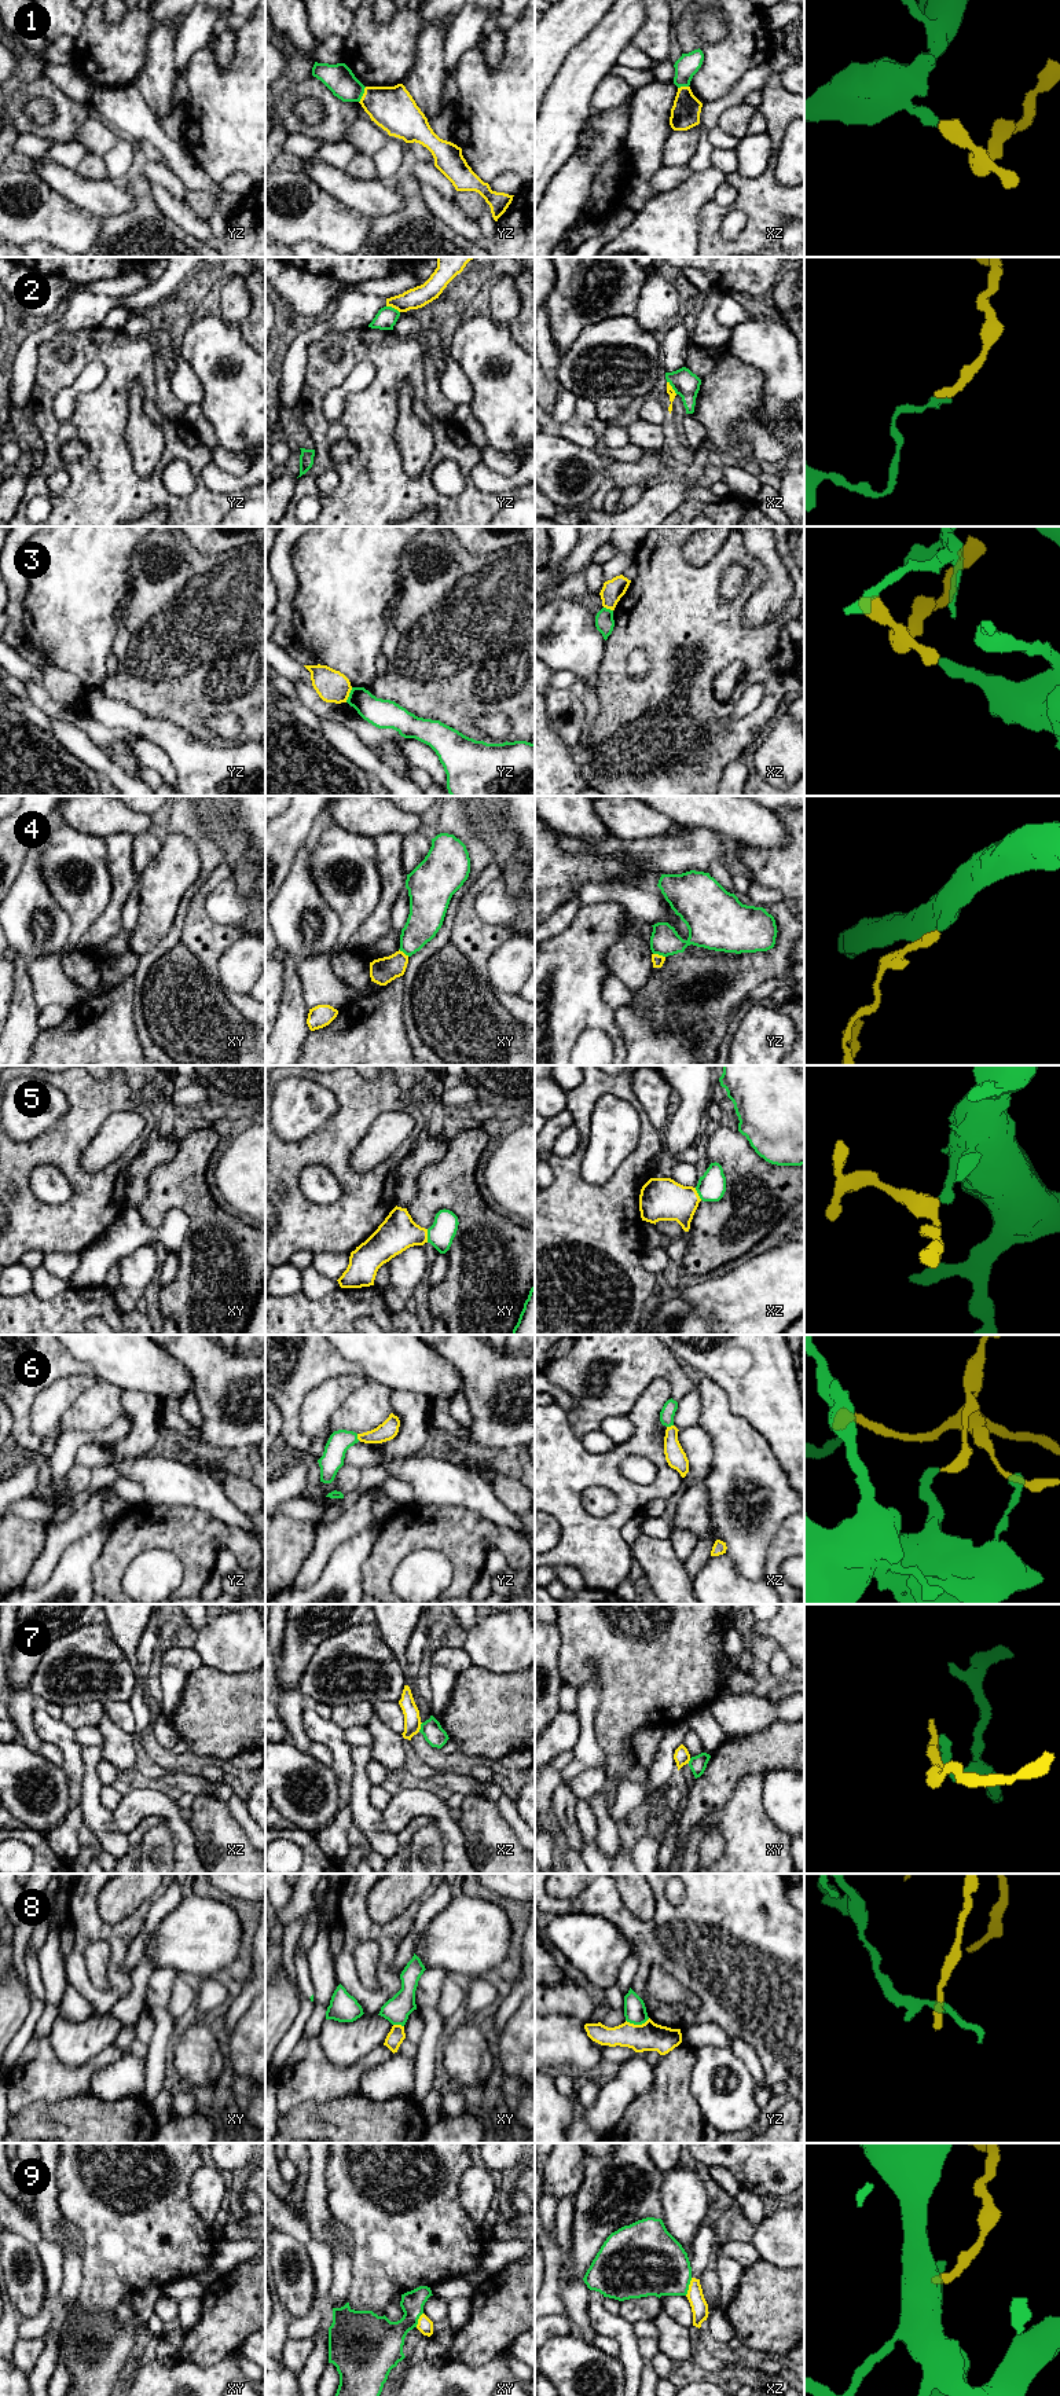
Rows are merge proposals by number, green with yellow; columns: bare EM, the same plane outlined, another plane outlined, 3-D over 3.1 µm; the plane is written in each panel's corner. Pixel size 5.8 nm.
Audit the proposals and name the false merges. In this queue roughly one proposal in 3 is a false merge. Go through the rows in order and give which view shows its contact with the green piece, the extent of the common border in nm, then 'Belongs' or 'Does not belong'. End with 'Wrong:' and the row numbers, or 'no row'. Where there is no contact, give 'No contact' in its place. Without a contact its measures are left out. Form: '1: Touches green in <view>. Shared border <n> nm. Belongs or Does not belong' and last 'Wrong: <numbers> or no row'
1: Touches green in yz. Shared border 100 nm. Does not belong
2: Touches green in xz. Shared border 100 nm. Does not belong
3: Touches green in yz. Shared border 100 nm. Does not belong
4: Touches green in yz. Shared border 80 nm. Does not belong
5: Touches green in xy. Shared border 80 nm. Belongs
6: Touches green in yz. Shared border 40 nm. Belongs
7: Touches green in xz. Shared border 60 nm. Does not belong
8: Touches green in yz. Shared border 140 nm. Does not belong
9: Touches green in xz. Shared border 110 nm. Does not belong
Wrong: 1, 2, 3, 4, 7, 8, 9

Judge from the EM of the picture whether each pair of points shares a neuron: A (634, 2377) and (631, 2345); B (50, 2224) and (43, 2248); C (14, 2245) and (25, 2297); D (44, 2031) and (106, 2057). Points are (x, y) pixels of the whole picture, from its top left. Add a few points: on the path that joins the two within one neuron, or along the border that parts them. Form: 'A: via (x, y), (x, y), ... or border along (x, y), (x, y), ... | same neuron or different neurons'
A: via (633, 2369), (631, 2354) | same neuron
B: border along (43, 2237), (52, 2241), (62, 2252) | different neurons
C: via (29, 2252), (35, 2271), (29, 2282) | same neuron
D: border along (33, 2036), (47, 2037) | different neurons

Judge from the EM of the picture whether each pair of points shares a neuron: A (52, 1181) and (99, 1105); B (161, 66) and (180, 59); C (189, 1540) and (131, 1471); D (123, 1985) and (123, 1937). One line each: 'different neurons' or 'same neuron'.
A: different neurons
B: different neurons
C: different neurons
D: same neuron

